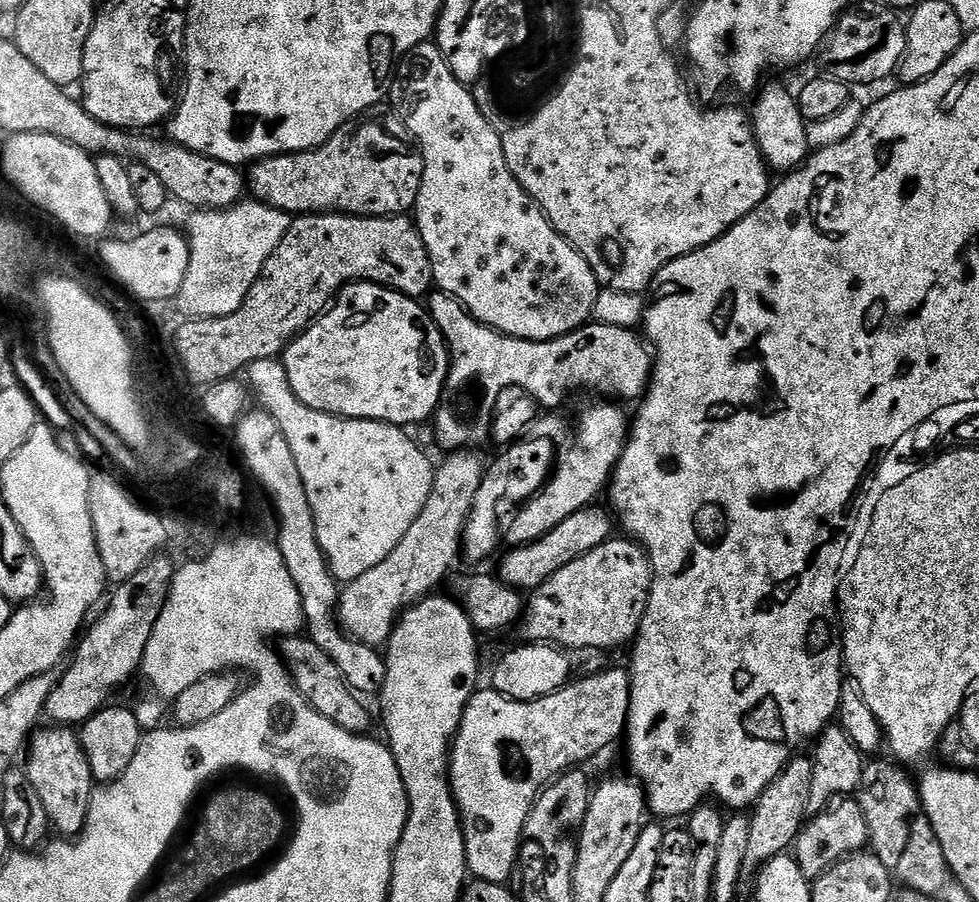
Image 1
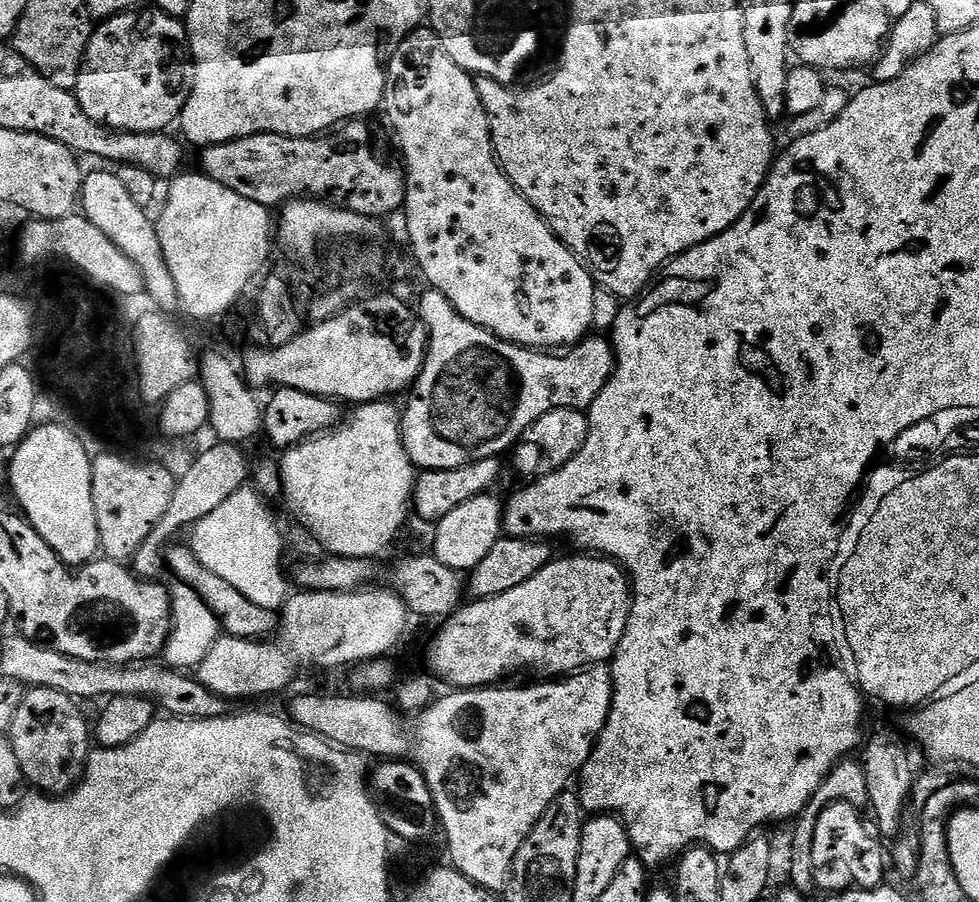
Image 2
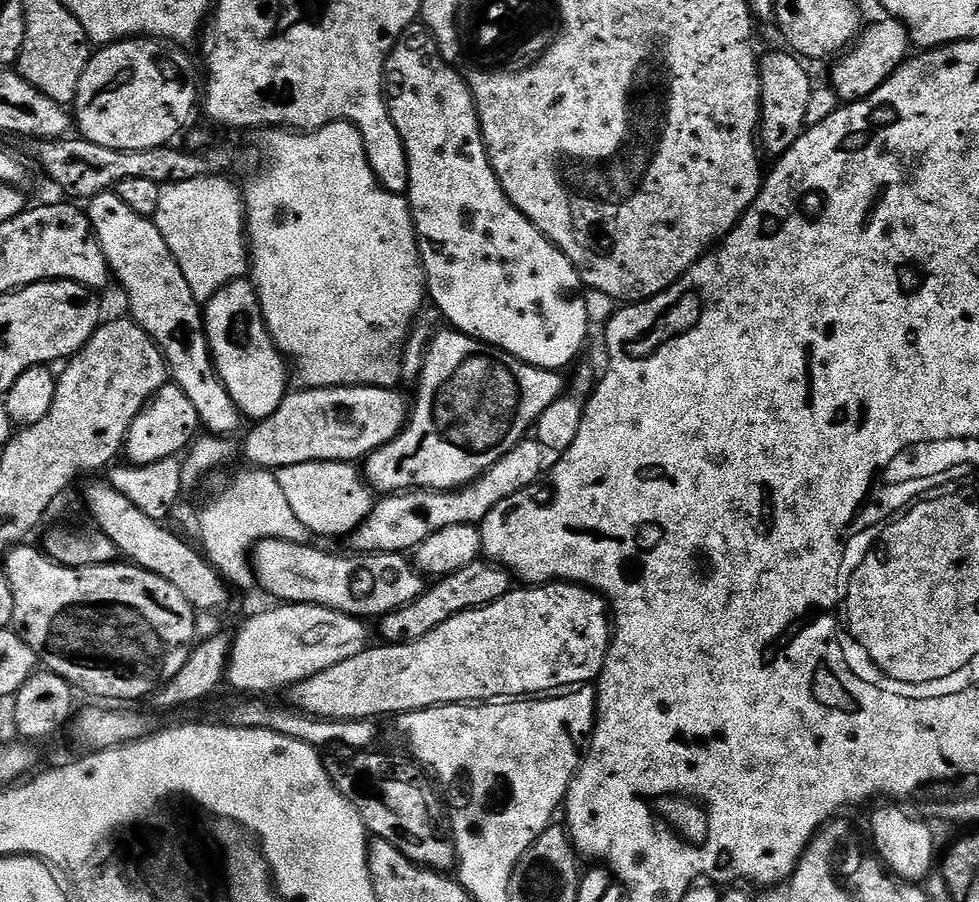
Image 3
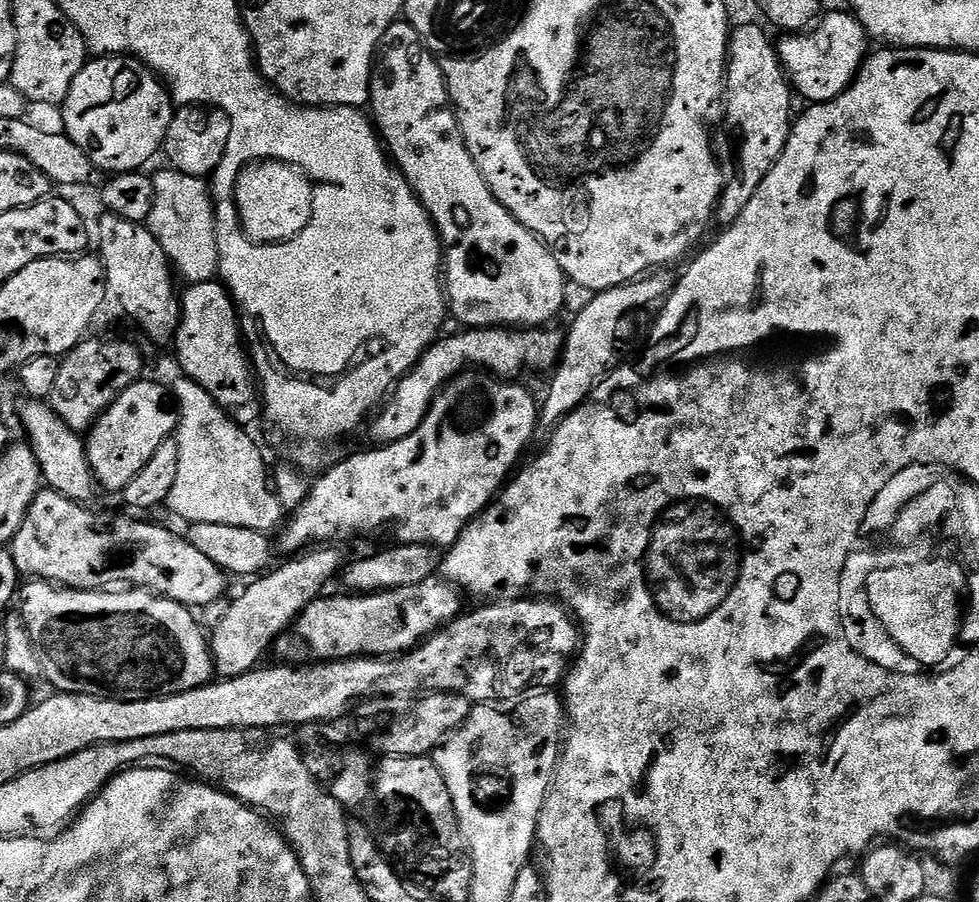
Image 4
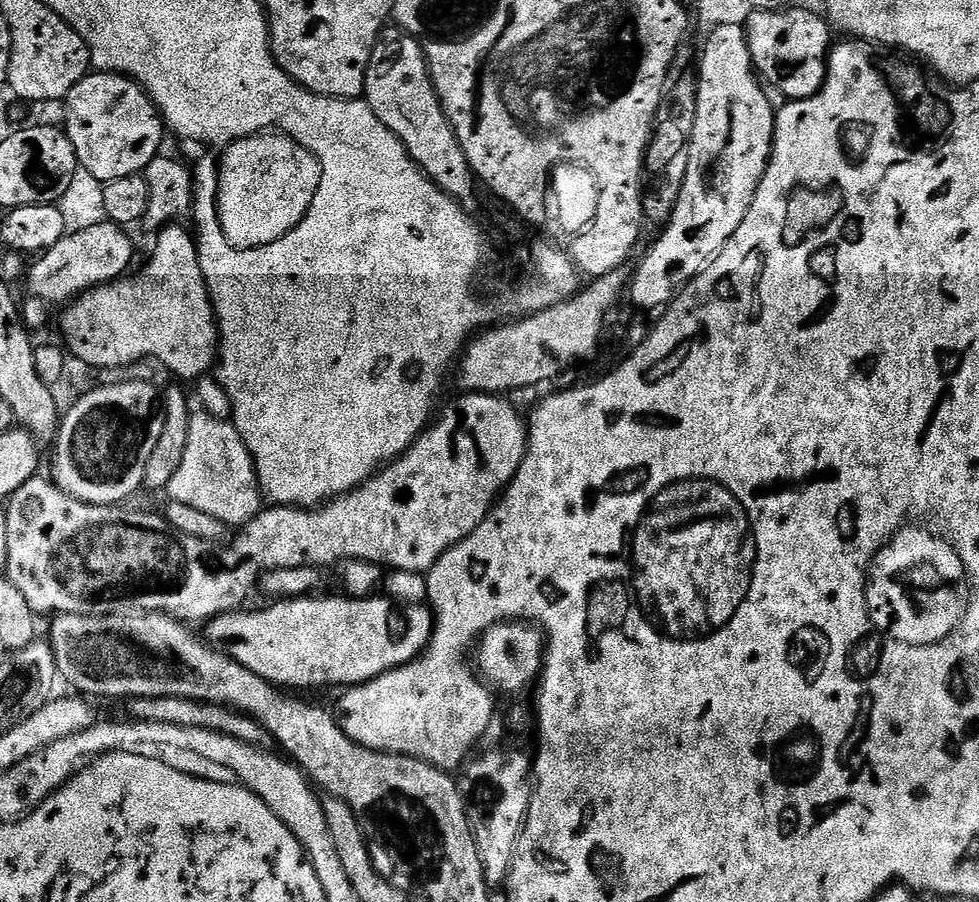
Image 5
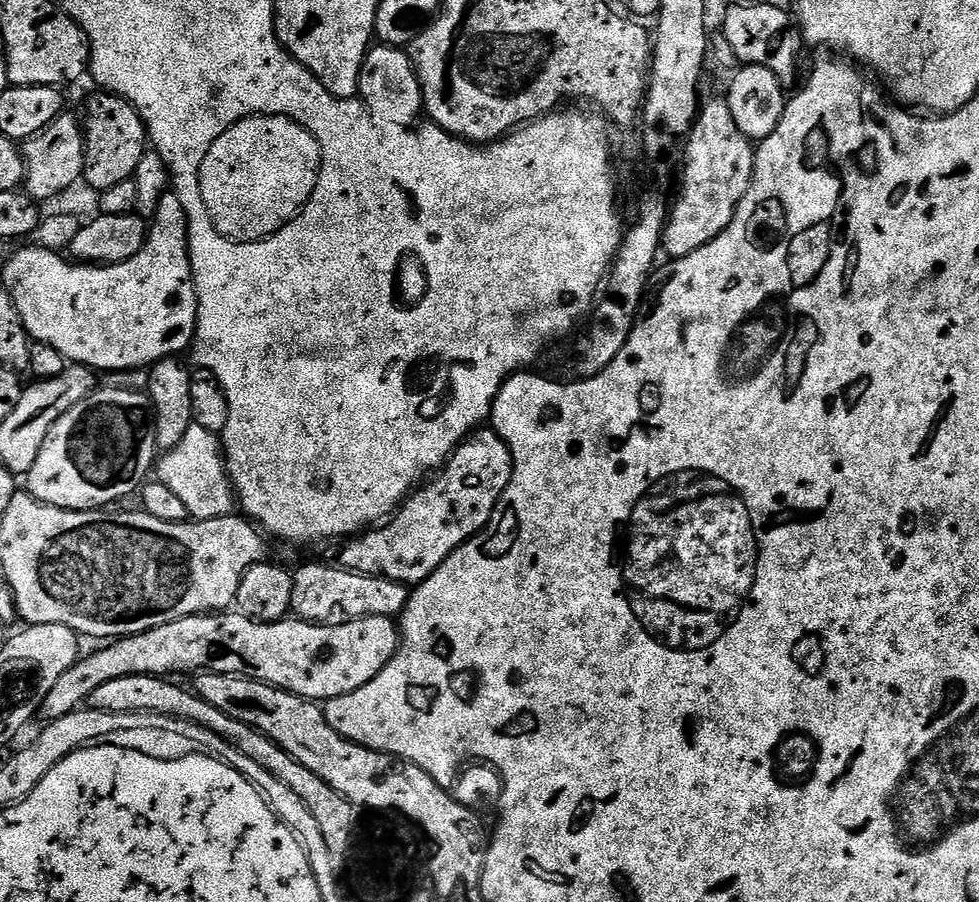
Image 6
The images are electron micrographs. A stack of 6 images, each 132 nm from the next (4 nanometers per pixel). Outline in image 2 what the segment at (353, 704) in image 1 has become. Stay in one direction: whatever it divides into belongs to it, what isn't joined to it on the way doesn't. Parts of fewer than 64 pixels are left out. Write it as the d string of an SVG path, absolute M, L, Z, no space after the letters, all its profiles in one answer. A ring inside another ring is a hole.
M169 547L166 553L167 571L173 572L179 583L190 586L200 595L202 602L215 614L227 635L243 640L268 640L277 635L280 626L277 609L257 606L254 602L250 602L250 598L246 598L246 594L234 590L234 586L230 586L230 582L226 582L226 578L218 578L218 574L214 574L214 570L206 570L206 566L202 566L202 562L198 562L198 558L192 553L191 547L176 547Z

